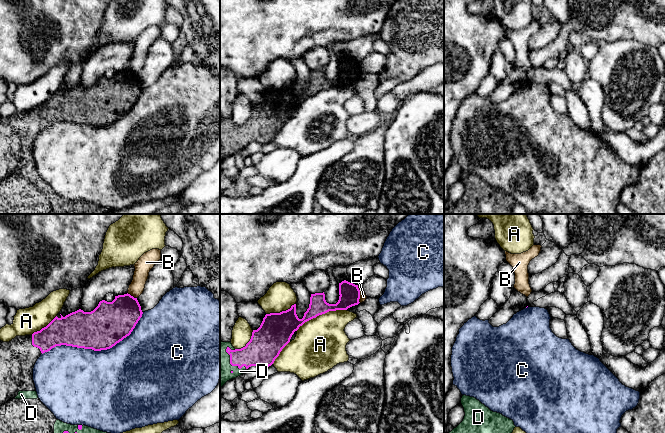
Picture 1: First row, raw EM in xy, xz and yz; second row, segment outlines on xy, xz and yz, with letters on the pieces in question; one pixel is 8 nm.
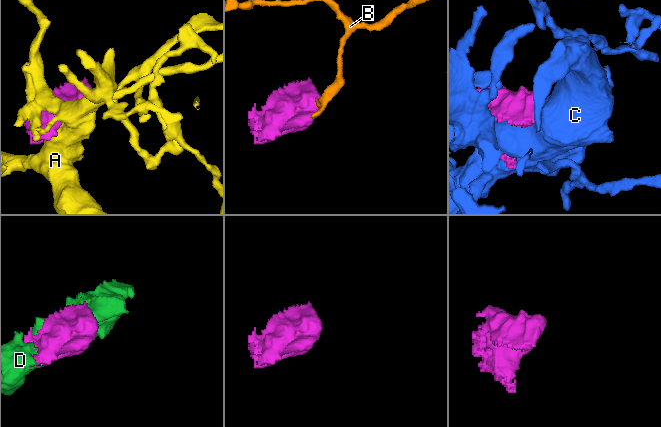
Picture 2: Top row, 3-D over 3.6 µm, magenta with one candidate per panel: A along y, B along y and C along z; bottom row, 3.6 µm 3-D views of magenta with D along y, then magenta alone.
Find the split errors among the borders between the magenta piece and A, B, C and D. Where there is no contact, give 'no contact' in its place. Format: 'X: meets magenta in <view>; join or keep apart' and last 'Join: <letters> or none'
A: meets magenta in xz; keep apart
B: meets magenta in xz; keep apart
C: meets magenta in xy; keep apart
D: meets magenta in xz; join
Join: D

